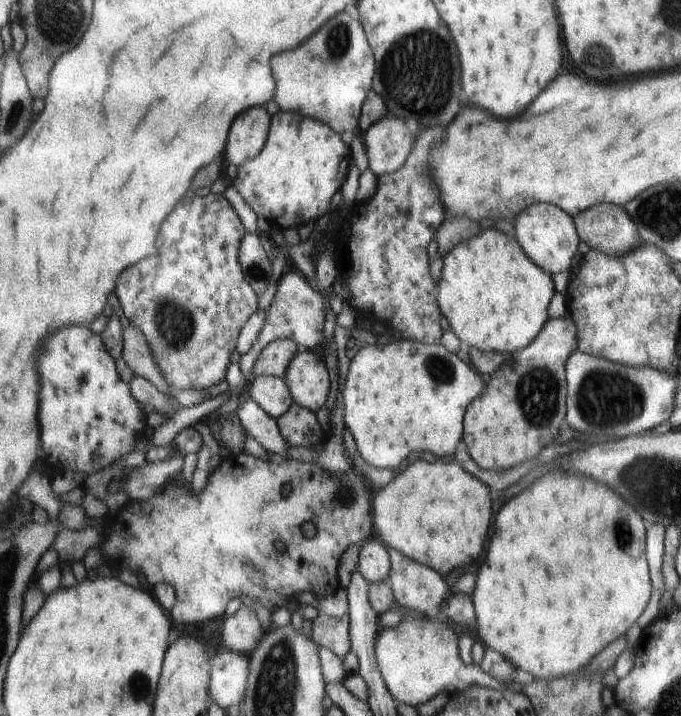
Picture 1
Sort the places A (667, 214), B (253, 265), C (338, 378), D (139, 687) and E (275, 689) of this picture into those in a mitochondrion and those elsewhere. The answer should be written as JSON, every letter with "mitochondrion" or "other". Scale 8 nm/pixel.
{"A":"mitochondrion","B":"mitochondrion","C":"other","D":"mitochondrion","E":"mitochondrion"}

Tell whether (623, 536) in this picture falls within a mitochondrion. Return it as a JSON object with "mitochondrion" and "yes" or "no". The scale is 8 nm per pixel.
{"mitochondrion":"yes"}

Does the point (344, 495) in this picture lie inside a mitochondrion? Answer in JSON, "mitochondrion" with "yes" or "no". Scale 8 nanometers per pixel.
{"mitochondrion":"yes"}

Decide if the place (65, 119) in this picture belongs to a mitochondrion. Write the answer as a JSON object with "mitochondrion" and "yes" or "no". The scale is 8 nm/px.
{"mitochondrion":"no"}

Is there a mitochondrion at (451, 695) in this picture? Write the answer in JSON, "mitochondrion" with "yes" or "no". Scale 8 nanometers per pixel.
{"mitochondrion":"no"}

